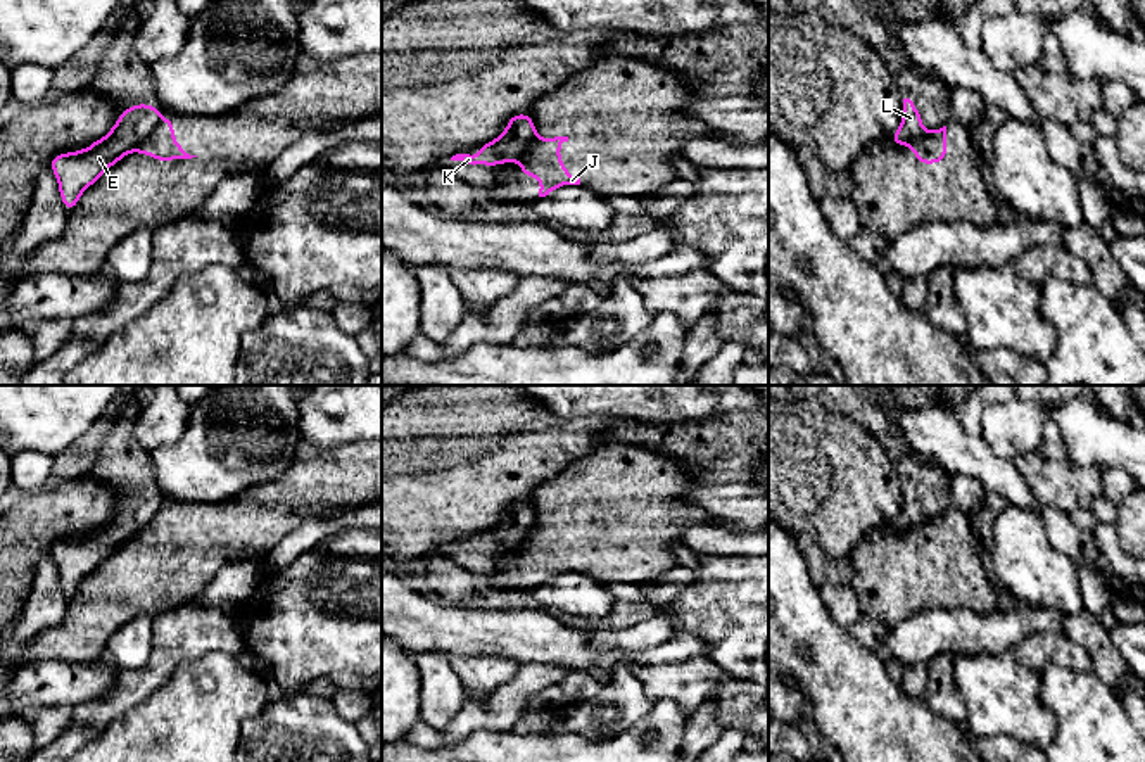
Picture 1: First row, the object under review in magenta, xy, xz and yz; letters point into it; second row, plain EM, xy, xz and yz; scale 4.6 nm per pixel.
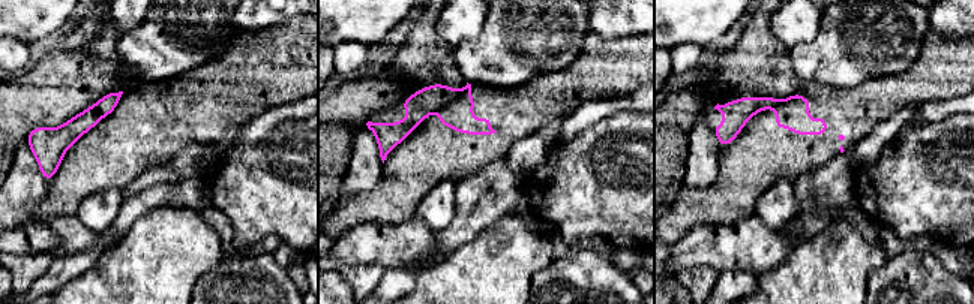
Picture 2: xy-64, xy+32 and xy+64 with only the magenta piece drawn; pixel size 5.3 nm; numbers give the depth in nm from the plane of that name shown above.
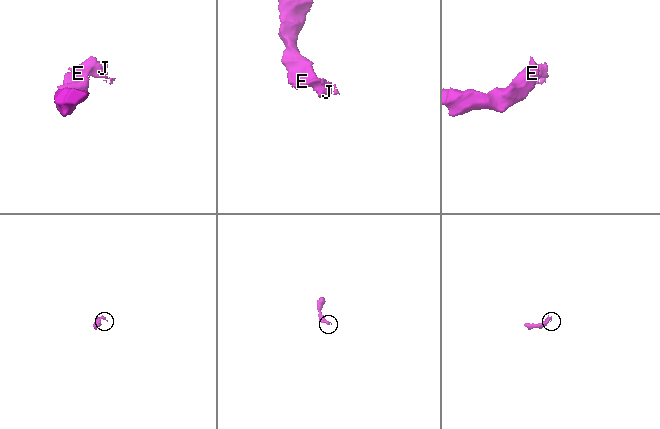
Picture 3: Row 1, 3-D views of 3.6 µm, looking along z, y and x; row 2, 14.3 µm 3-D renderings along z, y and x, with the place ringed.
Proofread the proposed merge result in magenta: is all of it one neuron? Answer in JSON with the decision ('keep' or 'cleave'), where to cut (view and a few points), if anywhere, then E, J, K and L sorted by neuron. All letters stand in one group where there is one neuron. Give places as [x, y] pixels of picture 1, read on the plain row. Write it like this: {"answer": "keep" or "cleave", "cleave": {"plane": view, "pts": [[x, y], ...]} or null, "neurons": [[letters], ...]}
{"answer": "cleave", "cleave": {"plane": "xy", "pts": [[161, 508], [132, 536]]}, "neurons": [["E", "K", "L"], ["J"]]}

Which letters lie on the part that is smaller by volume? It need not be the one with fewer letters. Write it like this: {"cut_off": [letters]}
{"cut_off": ["J"]}

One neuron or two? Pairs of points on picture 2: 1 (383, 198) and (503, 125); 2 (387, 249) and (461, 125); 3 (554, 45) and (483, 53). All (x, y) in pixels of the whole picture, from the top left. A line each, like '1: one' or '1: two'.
1: one
2: two
3: one

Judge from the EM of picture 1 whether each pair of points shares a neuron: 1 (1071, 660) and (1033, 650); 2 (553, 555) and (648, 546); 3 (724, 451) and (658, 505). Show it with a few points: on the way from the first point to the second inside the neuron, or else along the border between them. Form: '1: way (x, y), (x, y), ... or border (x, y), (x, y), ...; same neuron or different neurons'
1: way (1062, 652), (1042, 650); same neuron
2: way (577, 552), (624, 552); same neuron
3: border (660, 453), (672, 458), (695, 484); different neurons

